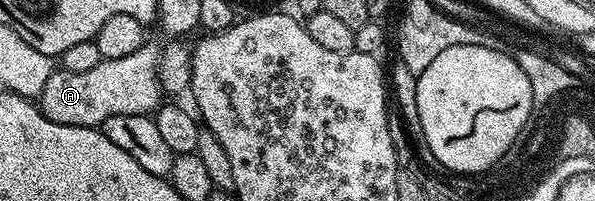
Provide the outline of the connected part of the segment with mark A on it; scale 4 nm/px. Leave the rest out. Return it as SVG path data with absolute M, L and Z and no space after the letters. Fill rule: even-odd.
M137 55L119 57L118 59L102 59L95 69L88 73L71 73L55 69L43 85L39 96L39 106L42 115L46 115L52 123L71 125L72 127L100 128L107 117L115 117L119 113L135 113L136 115L152 116L163 102L161 82L157 76L157 59L141 59Z

